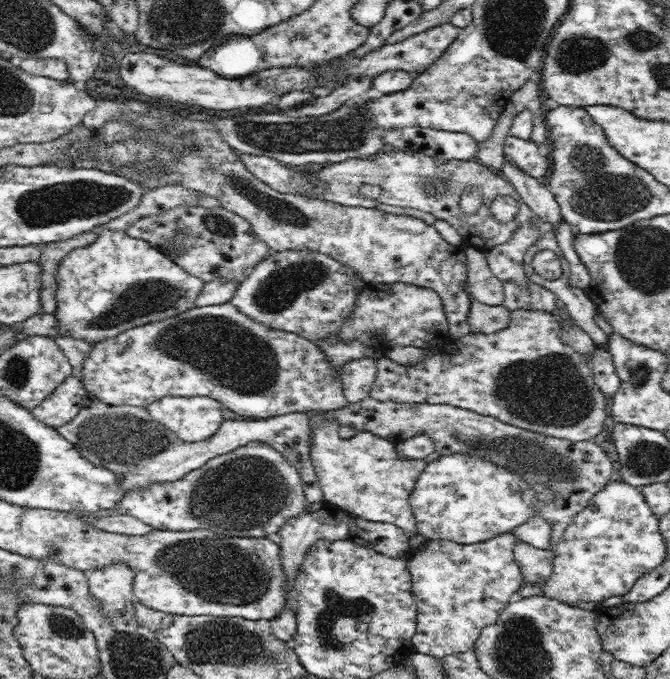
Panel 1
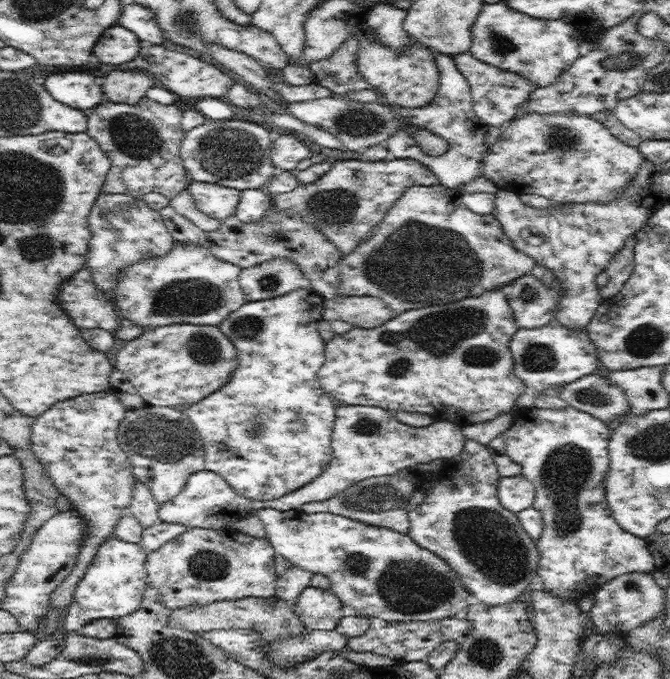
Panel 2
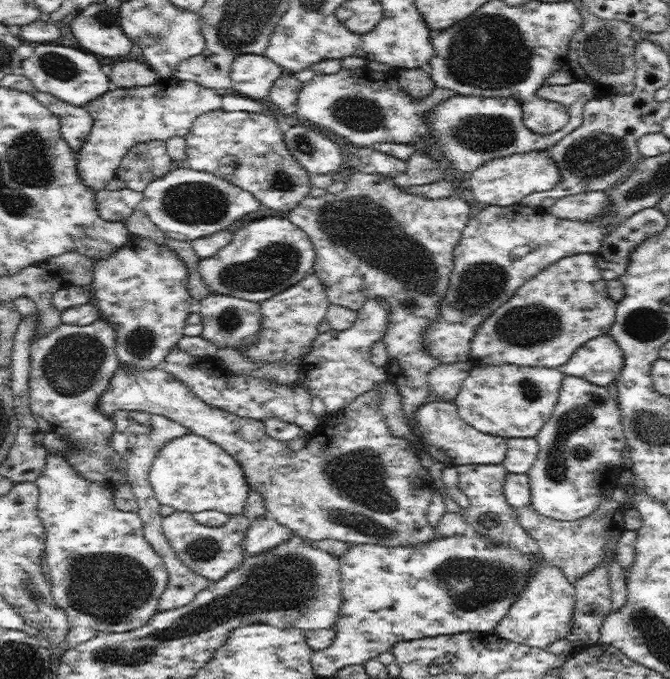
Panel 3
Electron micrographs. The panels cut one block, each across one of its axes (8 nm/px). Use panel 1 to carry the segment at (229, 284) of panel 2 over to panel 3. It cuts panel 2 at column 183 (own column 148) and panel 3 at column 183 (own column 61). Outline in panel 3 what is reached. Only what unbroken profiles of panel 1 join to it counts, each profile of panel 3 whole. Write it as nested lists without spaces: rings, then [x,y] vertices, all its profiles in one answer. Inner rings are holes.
[[[130,234],[124,247],[114,252],[110,258],[93,265],[92,300],[100,309],[101,316],[112,324],[112,328],[116,331],[115,349],[122,368],[150,370],[163,365],[170,349],[178,344],[184,335],[186,319],[196,307],[192,296],[188,294],[190,278],[185,263],[178,258],[176,252],[172,252],[166,246],[159,246],[148,238],[138,238]]]

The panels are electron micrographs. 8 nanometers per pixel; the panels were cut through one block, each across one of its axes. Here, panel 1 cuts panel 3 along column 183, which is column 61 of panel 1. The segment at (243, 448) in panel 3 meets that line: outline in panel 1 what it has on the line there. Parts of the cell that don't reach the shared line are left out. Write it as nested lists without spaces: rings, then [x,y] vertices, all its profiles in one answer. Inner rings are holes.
[[[72,374],[72,376],[65,378],[64,382],[61,382],[60,386],[57,386],[38,406],[35,406],[32,413],[40,422],[57,429],[70,422],[78,414],[80,407],[84,404],[82,399],[85,396],[87,396],[87,391],[82,381]]]

